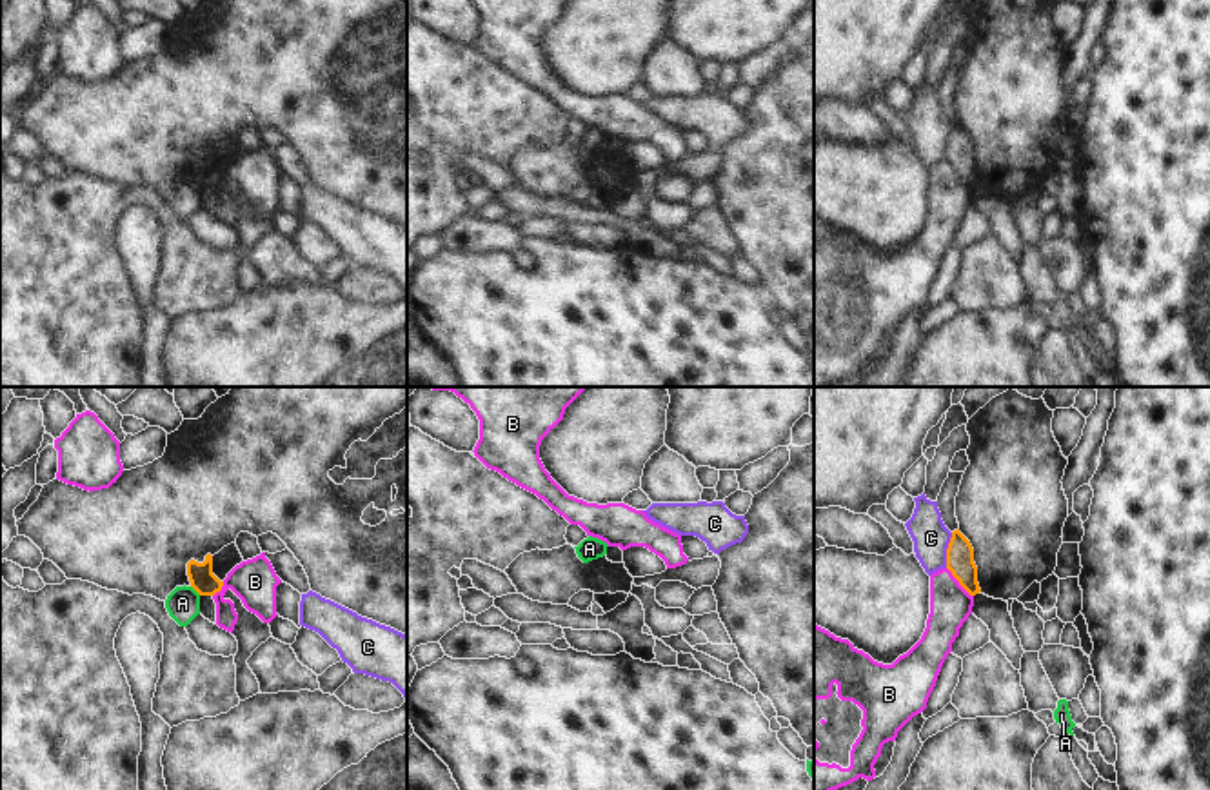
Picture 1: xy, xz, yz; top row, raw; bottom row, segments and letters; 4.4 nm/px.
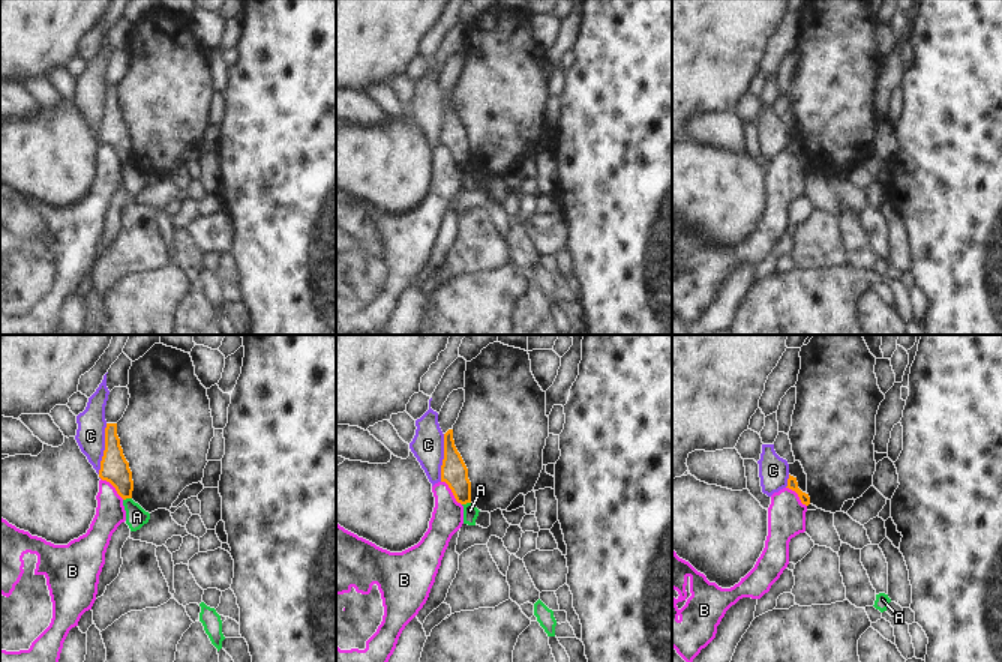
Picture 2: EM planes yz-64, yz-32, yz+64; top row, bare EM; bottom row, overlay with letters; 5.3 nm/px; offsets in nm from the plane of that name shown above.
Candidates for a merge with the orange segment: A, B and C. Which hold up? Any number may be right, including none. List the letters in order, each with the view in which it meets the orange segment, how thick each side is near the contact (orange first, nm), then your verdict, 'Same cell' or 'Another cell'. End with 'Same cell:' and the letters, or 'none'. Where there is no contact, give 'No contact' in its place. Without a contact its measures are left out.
A: Touches orange in xy. Thickness 110 nm (orange) against 150 nm. Another cell
B: Touches orange in yz. Thickness 130 nm (orange) against 190 nm. Another cell
C: Touches orange in yz. Thickness 130 nm (orange) against 160 nm. Another cell
Same cell: none.

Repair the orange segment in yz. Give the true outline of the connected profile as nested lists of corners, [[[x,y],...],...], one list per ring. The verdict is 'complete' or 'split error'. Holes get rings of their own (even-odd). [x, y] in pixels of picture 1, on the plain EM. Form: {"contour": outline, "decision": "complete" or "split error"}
{"contour": [[[959,122],[952,125],[947,142],[947,162],[970,189],[981,185],[977,176],[977,160],[974,156],[974,142]]], "decision": "complete"}

